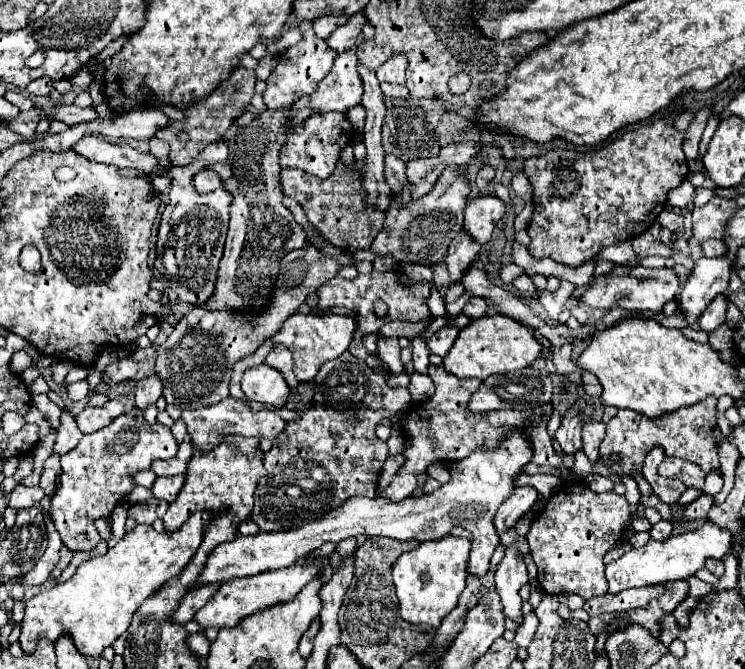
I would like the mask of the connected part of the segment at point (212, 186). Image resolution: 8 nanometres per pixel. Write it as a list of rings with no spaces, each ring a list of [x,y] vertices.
[[[201,170],[199,174],[193,176],[193,186],[199,194],[207,194],[221,188],[221,178],[211,170]]]

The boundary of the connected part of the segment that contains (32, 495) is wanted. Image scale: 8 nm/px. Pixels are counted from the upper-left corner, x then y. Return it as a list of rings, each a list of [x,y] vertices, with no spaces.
[[[17,484],[15,490],[9,494],[9,506],[21,510],[21,508],[29,508],[33,504],[37,504],[41,498],[45,496],[41,486],[23,486]]]

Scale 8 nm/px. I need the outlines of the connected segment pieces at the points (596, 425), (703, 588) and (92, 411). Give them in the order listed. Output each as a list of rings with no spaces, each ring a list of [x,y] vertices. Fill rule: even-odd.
[[[589,422],[587,426],[583,426],[583,452],[591,464],[599,460],[599,444],[605,432],[607,432],[605,422]]]
[[[689,576],[689,578],[687,578],[687,584],[689,584],[689,596],[693,596],[693,598],[697,598],[697,600],[711,590],[711,586],[709,586],[707,582],[699,580],[697,576]]]
[[[109,400],[105,406],[85,406],[79,412],[79,416],[75,418],[75,422],[81,432],[89,434],[89,432],[95,432],[95,430],[107,426],[113,418],[117,418],[123,412],[125,412],[125,408],[121,402]]]

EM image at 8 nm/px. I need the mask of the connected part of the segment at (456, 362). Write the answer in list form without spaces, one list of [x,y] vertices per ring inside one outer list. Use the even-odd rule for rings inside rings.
[[[485,314],[461,328],[453,348],[443,358],[443,368],[461,378],[485,380],[491,374],[505,374],[509,370],[525,368],[541,356],[543,346],[537,342],[535,332],[517,320],[503,314]]]

